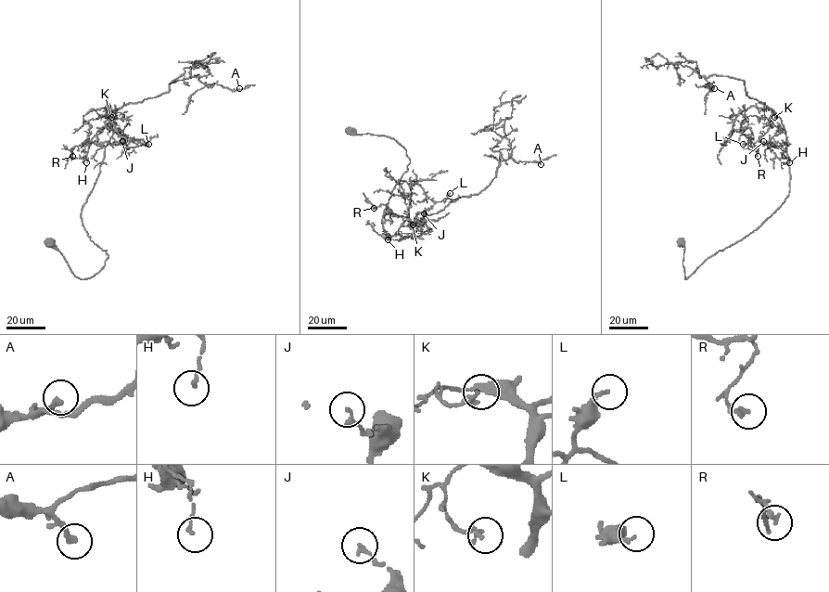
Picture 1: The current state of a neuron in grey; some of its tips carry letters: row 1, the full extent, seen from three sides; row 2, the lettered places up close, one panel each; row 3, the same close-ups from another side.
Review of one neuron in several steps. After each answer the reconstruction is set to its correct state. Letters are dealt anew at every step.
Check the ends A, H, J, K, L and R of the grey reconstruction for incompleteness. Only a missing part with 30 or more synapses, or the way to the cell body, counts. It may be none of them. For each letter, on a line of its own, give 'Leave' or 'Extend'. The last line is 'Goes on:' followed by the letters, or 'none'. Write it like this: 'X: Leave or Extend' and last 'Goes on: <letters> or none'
A: Leave
H: Leave
J: Leave
K: Leave
L: Leave
R: Leave
Goes on: none

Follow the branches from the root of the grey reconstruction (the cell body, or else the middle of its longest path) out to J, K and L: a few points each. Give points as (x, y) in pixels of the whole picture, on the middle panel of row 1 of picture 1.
J: (350, 130), (356, 135), (393, 138), (410, 160), (384, 212), (388, 237), (400, 240), (421, 236), (424, 213)
K: (350, 130), (392, 137), (406, 150), (410, 162), (382, 225), (400, 240), (414, 236), (413, 225)
L: (350, 130), (393, 138), (410, 160), (384, 212), (390, 238), (416, 230), (413, 184), (436, 202), (450, 193)

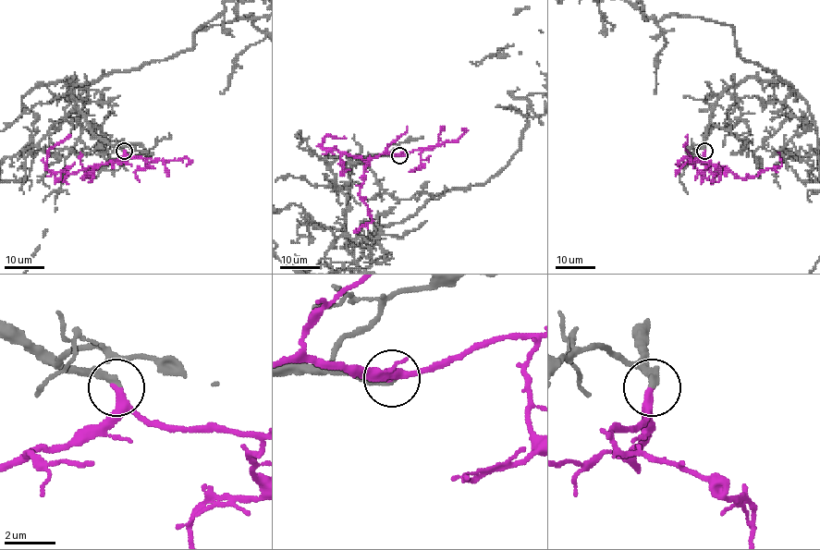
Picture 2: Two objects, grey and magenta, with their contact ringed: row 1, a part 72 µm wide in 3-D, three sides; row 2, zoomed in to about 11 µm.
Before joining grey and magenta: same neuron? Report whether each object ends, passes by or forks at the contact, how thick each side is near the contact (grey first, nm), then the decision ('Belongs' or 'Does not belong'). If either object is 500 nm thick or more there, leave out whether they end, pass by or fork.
At the ring grey ends. At the ring magenta passes by. Thickness 300 nm (grey) against 240 nm. Belongs

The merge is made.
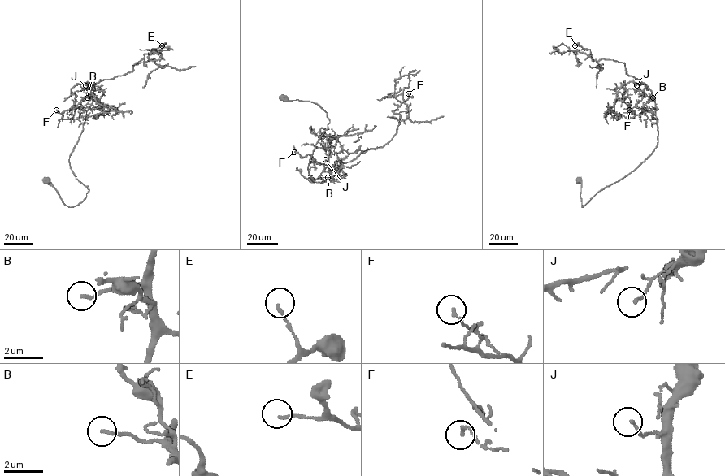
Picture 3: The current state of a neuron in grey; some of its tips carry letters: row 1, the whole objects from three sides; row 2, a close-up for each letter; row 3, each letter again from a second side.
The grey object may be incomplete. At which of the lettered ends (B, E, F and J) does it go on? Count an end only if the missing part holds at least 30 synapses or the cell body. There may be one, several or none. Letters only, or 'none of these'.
B

